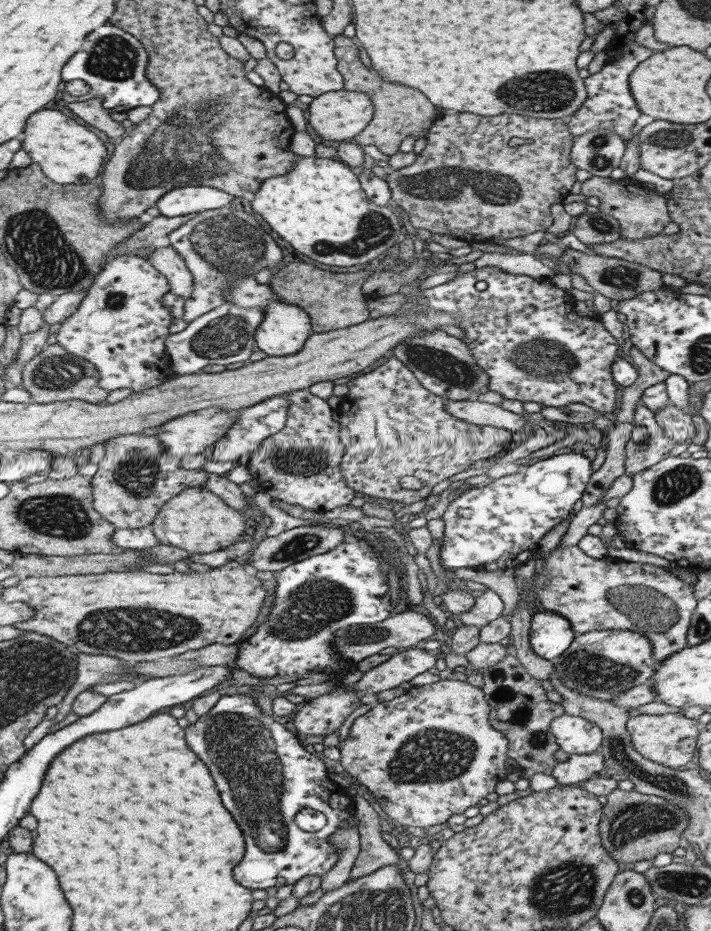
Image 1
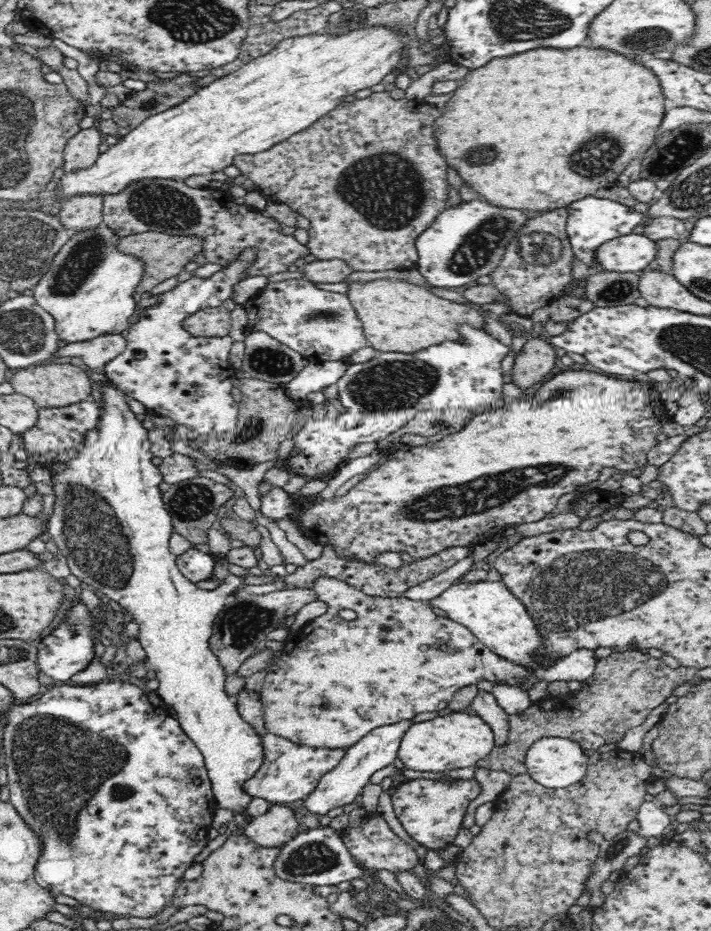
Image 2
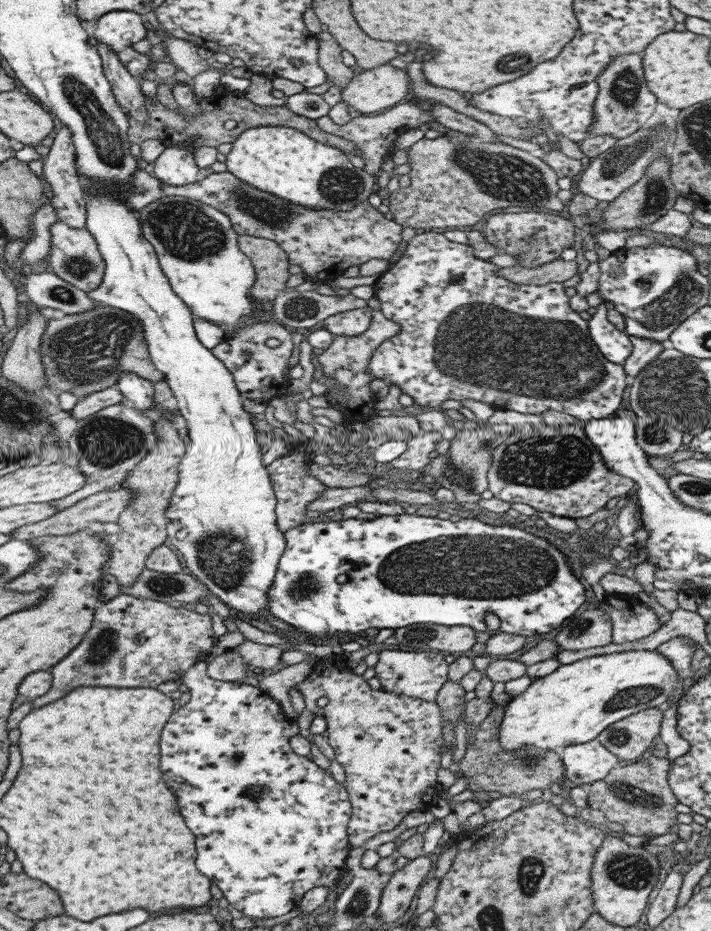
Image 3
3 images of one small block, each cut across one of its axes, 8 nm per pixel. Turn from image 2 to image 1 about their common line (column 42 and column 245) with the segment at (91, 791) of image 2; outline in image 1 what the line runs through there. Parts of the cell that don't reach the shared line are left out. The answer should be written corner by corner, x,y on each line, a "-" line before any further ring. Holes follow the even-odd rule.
229,691
223,693
219,697
219,700
205,714
197,717
195,722
192,724
189,723
184,728
184,739
186,745
189,746
189,750
195,752
197,758
207,766
207,770
209,770
213,782
215,782
215,788
219,790
219,798
221,798
225,810
231,814
231,818
235,818
235,822
237,822
237,826
239,826
239,830
241,830
241,834
243,834
245,854
243,854
243,858
239,860
239,864
235,864
235,870
233,870
233,878
235,878
235,882
239,882
241,886
251,889
251,891
265,891
266,888
278,888
283,885
294,885
299,879
305,876
323,875
327,873
328,870
331,870
334,863
337,863
337,850
329,844
329,840
327,839
335,833
335,829
339,829
339,824
341,824
341,827
345,827
347,821
349,821
351,817
354,817
354,814
352,813
354,808
352,798
345,792
345,789
341,788
328,778
324,759
315,756
314,753
302,743
301,738
297,734
293,735
293,732
284,728
279,721
277,722
271,719
270,716
261,712
261,709
257,707
257,703
253,699
251,693
247,691
-
302,808
311,808
311,810
323,813
323,816
327,819
325,826
320,830
317,830
317,832
303,832
303,830
300,830
295,825
294,816

